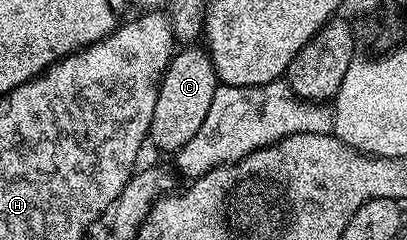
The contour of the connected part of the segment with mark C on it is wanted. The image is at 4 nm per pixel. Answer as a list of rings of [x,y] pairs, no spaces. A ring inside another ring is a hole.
[[[190,45],[171,55],[171,63],[159,81],[157,108],[153,108],[153,120],[149,135],[150,145],[159,150],[179,151],[188,144],[208,115],[214,93],[221,85],[211,63],[211,55],[198,45]]]

